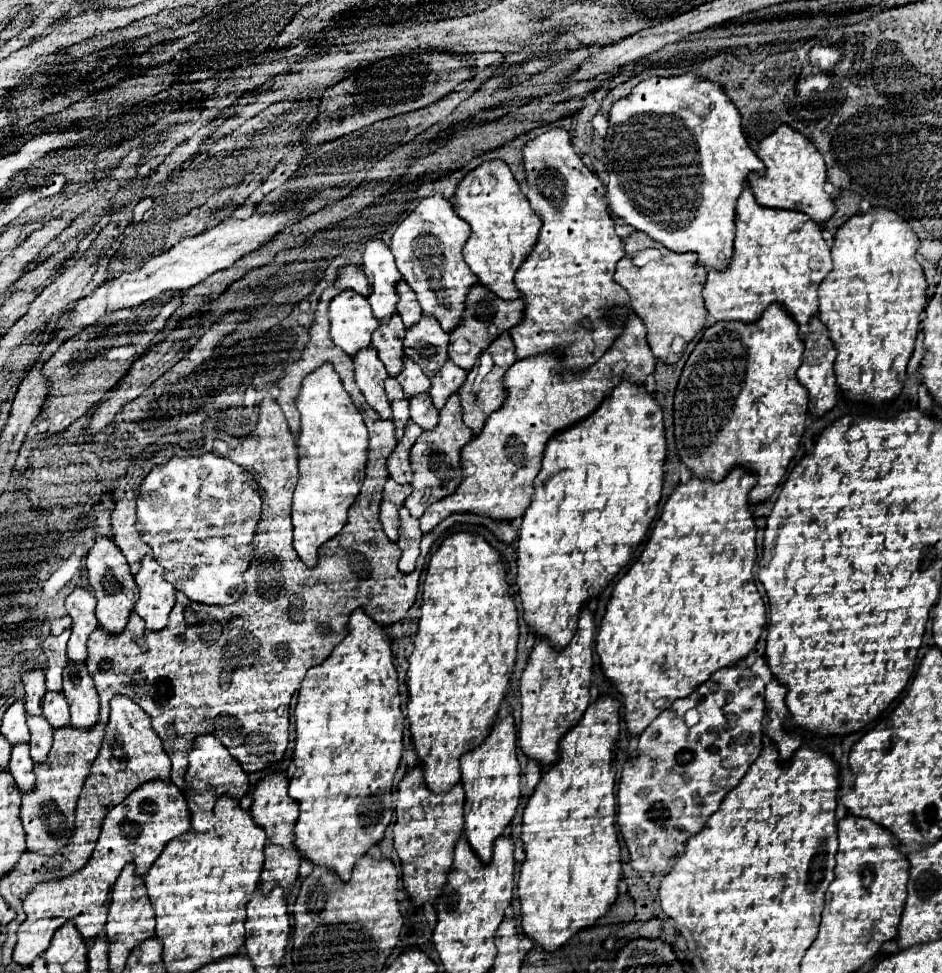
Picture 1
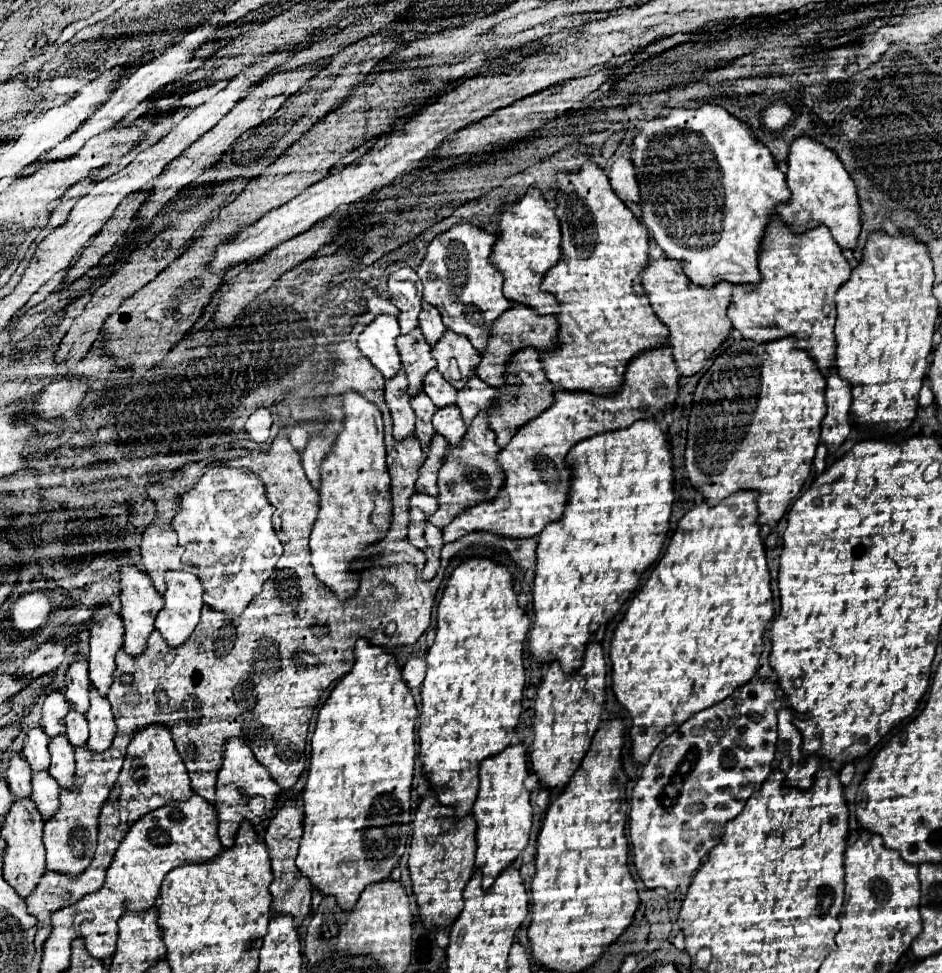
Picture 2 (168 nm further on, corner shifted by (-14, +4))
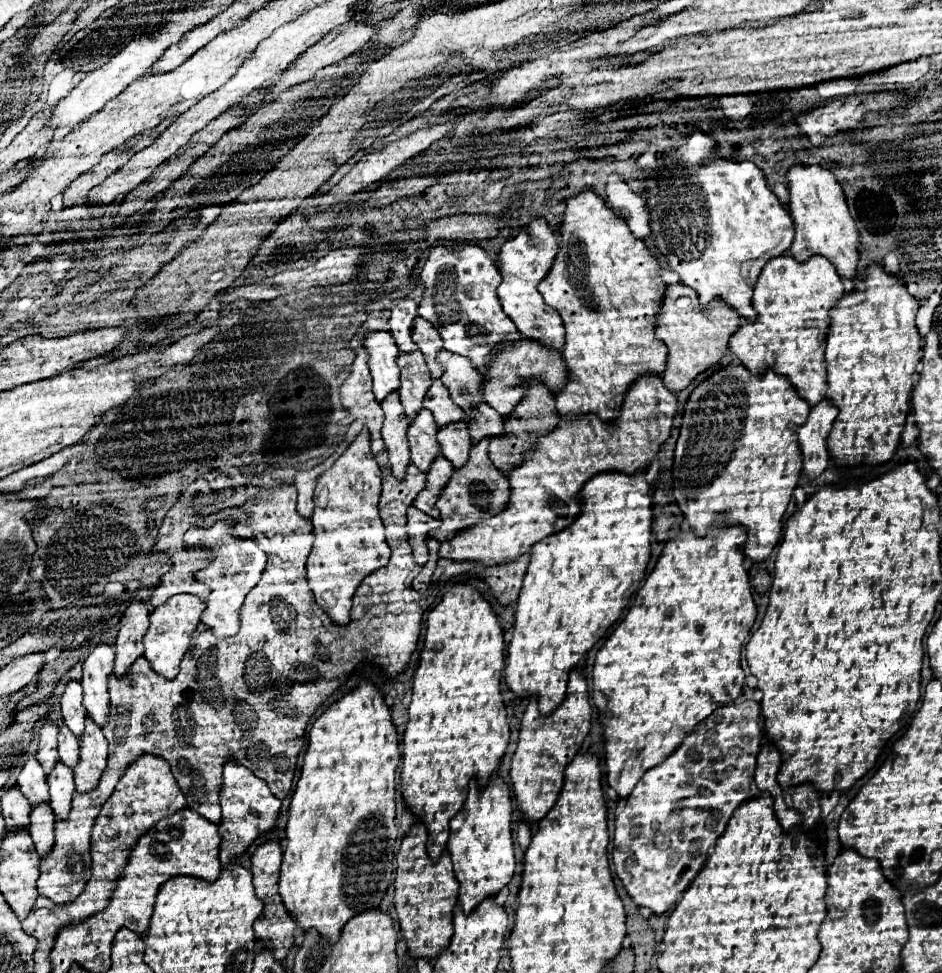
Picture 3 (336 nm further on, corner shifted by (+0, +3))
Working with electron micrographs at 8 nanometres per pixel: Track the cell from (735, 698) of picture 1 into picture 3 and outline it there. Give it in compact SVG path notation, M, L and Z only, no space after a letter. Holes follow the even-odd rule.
M756 701L720 707L702 721L664 763L646 771L626 799L626 809L616 817L612 861L618 879L638 907L646 907L654 915L670 913L676 907L678 897L704 867L716 839L724 833L732 813L746 801L754 781L756 757L762 747L762 725L758 719L760 705Z

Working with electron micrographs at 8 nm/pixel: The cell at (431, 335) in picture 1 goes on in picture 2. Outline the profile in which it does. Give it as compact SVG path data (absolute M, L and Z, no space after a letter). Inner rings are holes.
M450 330L444 332L442 340L434 344L432 356L438 362L438 372L452 380L468 380L478 366L480 354L474 352L474 346L466 336L458 336Z

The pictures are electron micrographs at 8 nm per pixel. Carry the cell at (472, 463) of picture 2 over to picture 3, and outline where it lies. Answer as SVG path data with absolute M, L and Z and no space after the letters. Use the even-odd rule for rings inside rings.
M488 439L480 441L478 445L472 447L470 459L464 467L456 469L448 485L444 487L436 507L440 509L442 517L442 527L436 533L436 541L448 541L452 533L460 533L460 529L468 529L470 525L478 525L480 521L494 517L496 513L504 511L504 505L508 505L510 497L510 485L508 477L502 475L490 461L488 457Z

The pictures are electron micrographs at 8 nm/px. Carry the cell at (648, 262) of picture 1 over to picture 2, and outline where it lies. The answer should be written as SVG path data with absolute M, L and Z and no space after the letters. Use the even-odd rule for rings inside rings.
M650 258L646 268L642 270L644 292L656 312L656 316L668 326L670 336L668 342L672 346L674 360L678 364L680 374L692 376L696 374L712 352L728 338L732 322L726 316L726 308L732 296L732 284L718 282L714 288L702 288L690 282L684 276L684 264L670 258Z

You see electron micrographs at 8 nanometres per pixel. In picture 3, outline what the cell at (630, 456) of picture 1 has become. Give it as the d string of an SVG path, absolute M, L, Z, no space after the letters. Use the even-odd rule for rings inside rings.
M598 473L584 485L580 501L582 515L570 527L534 545L530 553L532 561L516 605L514 635L508 645L504 681L516 699L536 697L542 715L552 713L564 701L568 673L578 667L580 659L608 633L608 629L622 617L624 609L630 607L650 559L652 497L644 473Z

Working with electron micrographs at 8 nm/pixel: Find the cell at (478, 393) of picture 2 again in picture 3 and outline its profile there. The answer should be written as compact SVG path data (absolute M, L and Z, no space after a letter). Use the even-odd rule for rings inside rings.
M482 403L474 409L474 417L468 419L468 429L472 433L472 443L476 445L476 441L484 437L500 437L500 433L504 433L504 421L488 403Z

